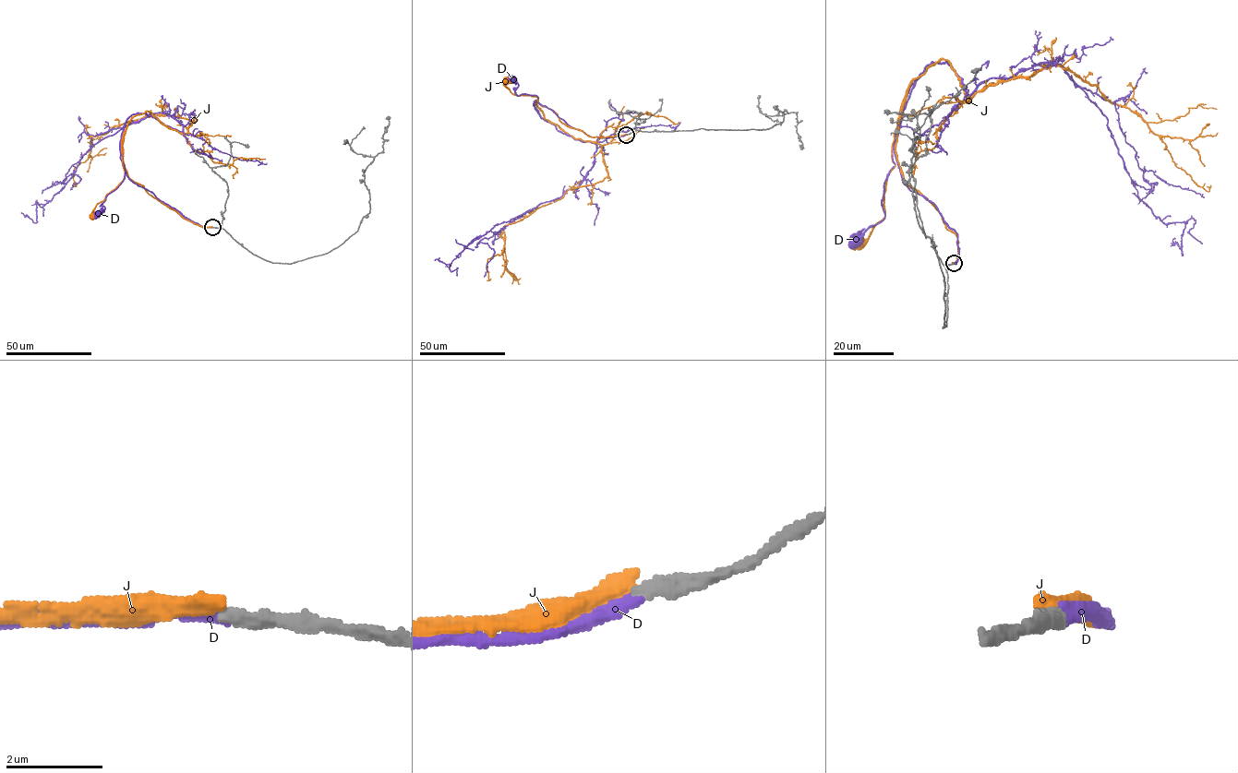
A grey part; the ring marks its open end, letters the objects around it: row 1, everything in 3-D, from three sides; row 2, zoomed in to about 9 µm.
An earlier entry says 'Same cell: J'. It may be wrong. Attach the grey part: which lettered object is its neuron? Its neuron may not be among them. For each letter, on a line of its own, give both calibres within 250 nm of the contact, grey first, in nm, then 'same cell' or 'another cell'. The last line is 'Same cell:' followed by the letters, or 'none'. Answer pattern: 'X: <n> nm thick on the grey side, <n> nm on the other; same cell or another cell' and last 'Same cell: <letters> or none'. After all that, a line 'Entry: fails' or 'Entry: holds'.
D: 360 nm thick on the grey side, 320 nm on the other; same cell
J: 340 nm thick on the grey side, 340 nm on the other; another cell
Same cell: D
Entry: fails

